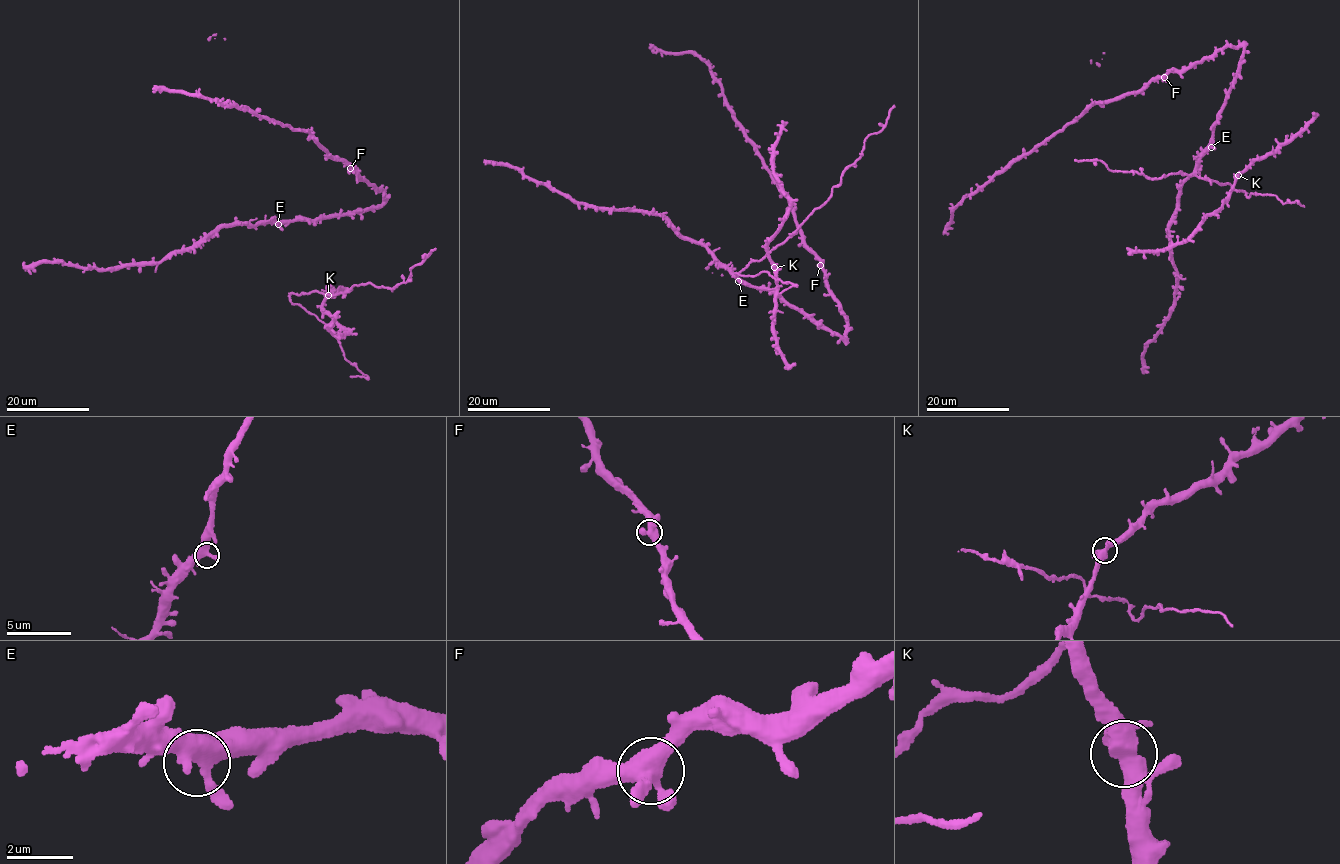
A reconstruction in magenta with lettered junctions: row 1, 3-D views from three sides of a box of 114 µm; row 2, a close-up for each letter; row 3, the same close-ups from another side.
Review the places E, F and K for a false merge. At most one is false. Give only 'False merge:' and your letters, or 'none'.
False merge: none

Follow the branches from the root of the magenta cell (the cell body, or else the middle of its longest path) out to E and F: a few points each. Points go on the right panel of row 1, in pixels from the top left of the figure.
E: (1240, 59), (1238, 72), (1214, 127), (1211, 147)
F: (1240, 59), (1244, 53), (1242, 47), (1223, 47), (1189, 67), (1168, 72), (1164, 77)

